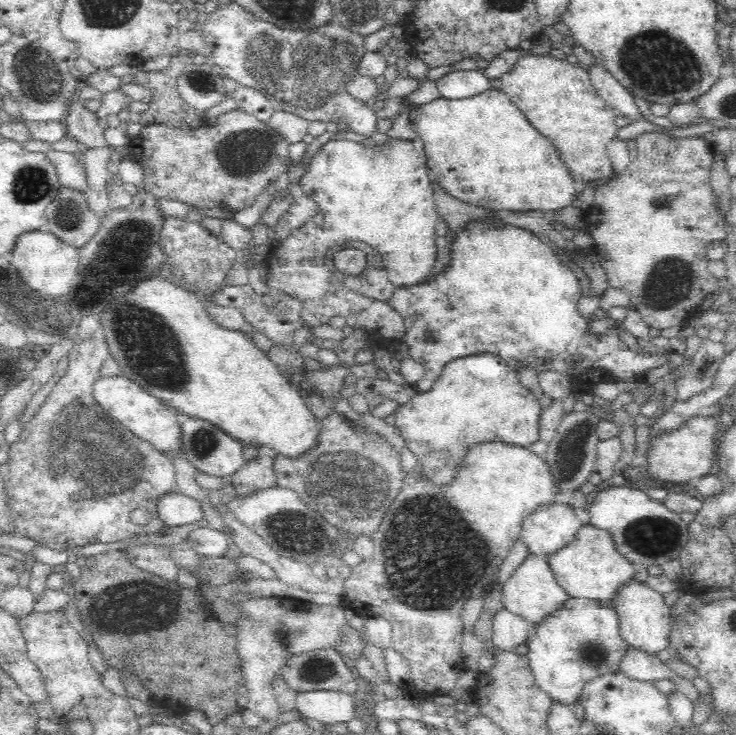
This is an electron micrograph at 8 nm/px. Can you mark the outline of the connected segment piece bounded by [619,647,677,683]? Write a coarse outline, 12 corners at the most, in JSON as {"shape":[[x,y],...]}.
{"shape":[[630,647],[620,671],[642,682],[673,680],[657,656]]}

